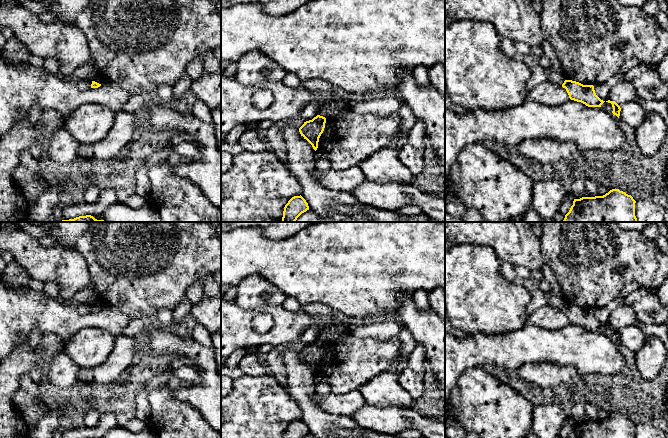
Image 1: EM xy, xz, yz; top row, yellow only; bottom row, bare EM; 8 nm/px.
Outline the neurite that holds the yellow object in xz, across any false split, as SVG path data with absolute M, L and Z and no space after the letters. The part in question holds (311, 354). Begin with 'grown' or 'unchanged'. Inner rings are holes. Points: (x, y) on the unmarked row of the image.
unchanged; M317 339L312 344L304 346L304 348L299 352L301 360L312 369L315 375L318 372L319 362L324 355L325 347L326 342Z

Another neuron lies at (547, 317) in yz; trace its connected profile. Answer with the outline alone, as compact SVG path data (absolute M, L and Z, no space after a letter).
M551 305L537 309L528 317L528 321L546 330L560 330L570 324L566 313Z

